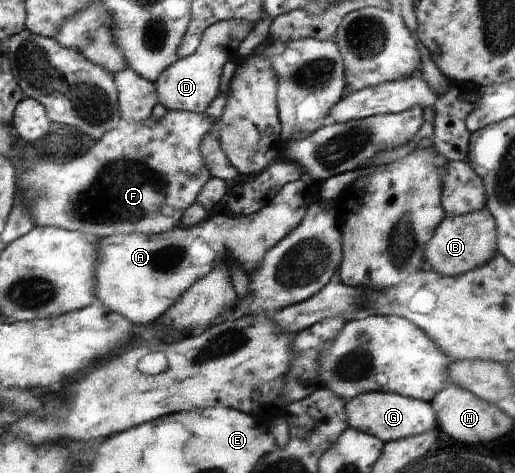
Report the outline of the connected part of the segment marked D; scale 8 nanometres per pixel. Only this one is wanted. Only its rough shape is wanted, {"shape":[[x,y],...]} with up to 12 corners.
{"shape":[[214,23],[155,82],[168,111],[204,113],[252,25]]}

